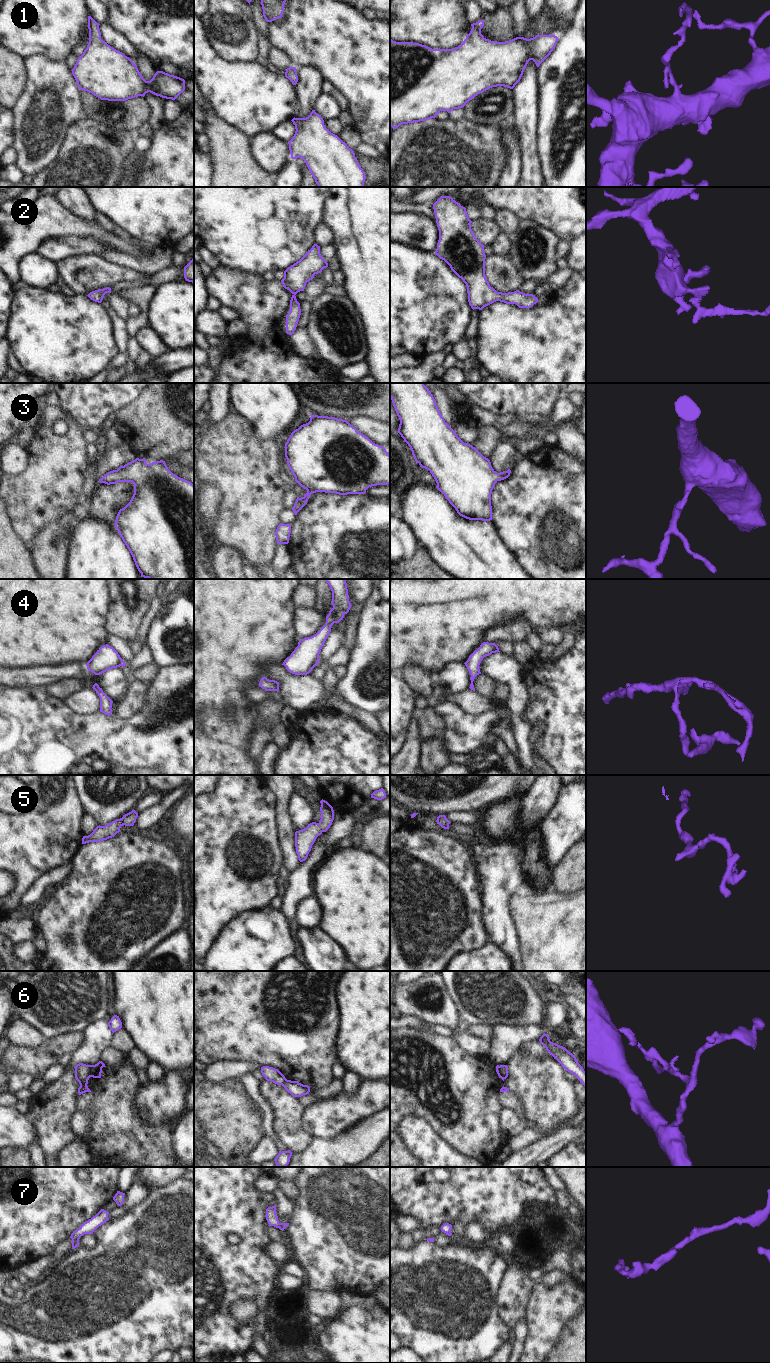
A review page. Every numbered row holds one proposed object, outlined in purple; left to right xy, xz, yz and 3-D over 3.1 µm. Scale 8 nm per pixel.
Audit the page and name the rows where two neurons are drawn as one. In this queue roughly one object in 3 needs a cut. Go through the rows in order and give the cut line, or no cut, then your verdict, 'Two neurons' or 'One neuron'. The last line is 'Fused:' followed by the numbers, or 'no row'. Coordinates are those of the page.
1: No split. One neuron
2: No split. One neuron
3: No split. One neuron
4: No split. One neuron
5: No split. One neuron
6: Split along xy (88, 1065), (88, 1074), (90, 1076). Two neurons
7: No split. One neuron
Fused: 6

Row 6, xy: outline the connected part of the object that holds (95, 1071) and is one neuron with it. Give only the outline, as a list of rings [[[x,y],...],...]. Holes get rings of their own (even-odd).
[[[102,1061],[95,1065],[89,1065],[89,1075],[93,1078],[101,1078],[102,1068],[106,1067]]]

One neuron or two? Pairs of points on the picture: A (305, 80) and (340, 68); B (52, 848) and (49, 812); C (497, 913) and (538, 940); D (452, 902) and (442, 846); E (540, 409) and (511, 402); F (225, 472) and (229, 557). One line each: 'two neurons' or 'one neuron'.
A: two neurons
B: one neuron
C: two neurons
D: one neuron
E: one neuron
F: two neurons

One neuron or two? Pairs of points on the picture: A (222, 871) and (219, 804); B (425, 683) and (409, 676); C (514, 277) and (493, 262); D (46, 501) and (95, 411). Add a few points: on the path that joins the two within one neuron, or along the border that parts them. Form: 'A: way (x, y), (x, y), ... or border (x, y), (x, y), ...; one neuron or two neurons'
A: way (219, 854), (219, 821); one neuron
B: way (421, 683), (413, 677); one neuron
C: way (509, 273), (505, 269), (498, 267); one neuron
D: border (67, 413), (83, 430); two neurons

